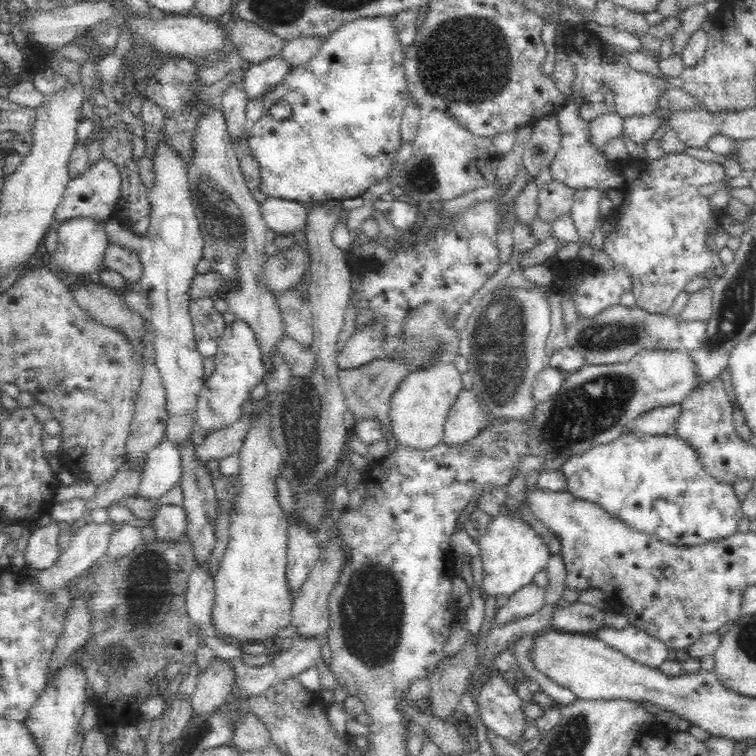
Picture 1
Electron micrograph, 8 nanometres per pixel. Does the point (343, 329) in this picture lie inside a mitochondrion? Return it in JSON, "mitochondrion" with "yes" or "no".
{"mitochondrion":"no"}

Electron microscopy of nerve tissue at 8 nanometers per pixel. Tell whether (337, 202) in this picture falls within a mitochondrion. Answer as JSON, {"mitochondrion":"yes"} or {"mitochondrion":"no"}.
{"mitochondrion":"no"}

